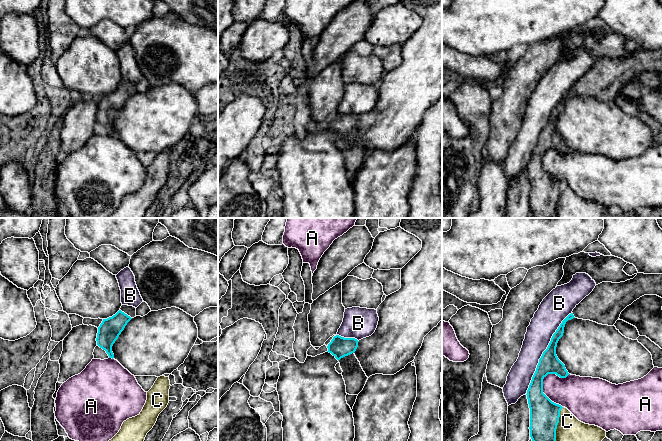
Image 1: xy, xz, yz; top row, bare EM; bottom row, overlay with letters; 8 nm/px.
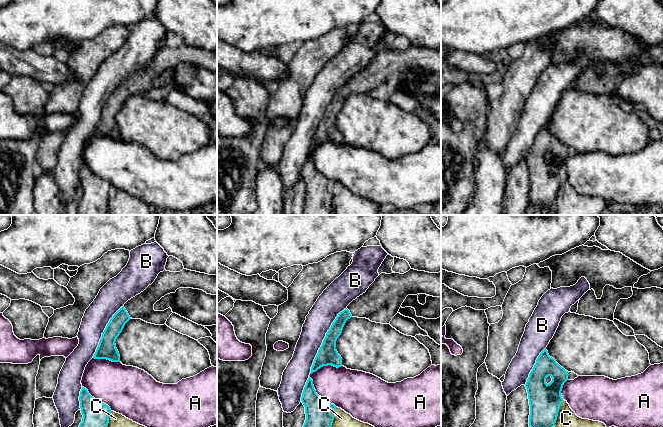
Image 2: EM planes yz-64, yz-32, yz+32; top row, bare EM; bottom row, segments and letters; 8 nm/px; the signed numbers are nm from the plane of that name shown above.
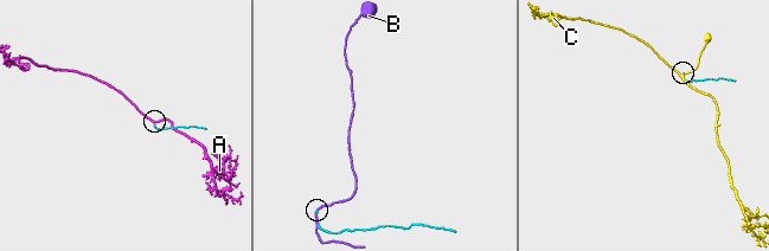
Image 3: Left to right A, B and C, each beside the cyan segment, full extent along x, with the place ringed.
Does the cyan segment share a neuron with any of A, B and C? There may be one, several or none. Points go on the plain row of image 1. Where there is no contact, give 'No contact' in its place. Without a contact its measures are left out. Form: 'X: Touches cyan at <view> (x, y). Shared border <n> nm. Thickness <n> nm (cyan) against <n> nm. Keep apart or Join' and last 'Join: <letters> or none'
A: Touches cyan at yz (542, 168). Shared border 300 nm. Thickness 240 nm (cyan) against 280 nm. Keep apart
B: Touches cyan at yz (543, 129). Shared border 750 nm. Thickness 160 nm (cyan) against 220 nm. Keep apart
C: Touches cyan at yz (557, 200). Shared border 280 nm. Thickness 240 nm (cyan) against 320 nm. Keep apart
Join: none

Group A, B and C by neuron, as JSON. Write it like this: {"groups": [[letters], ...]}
{"groups": [["A"], ["B"], ["C"]]}

